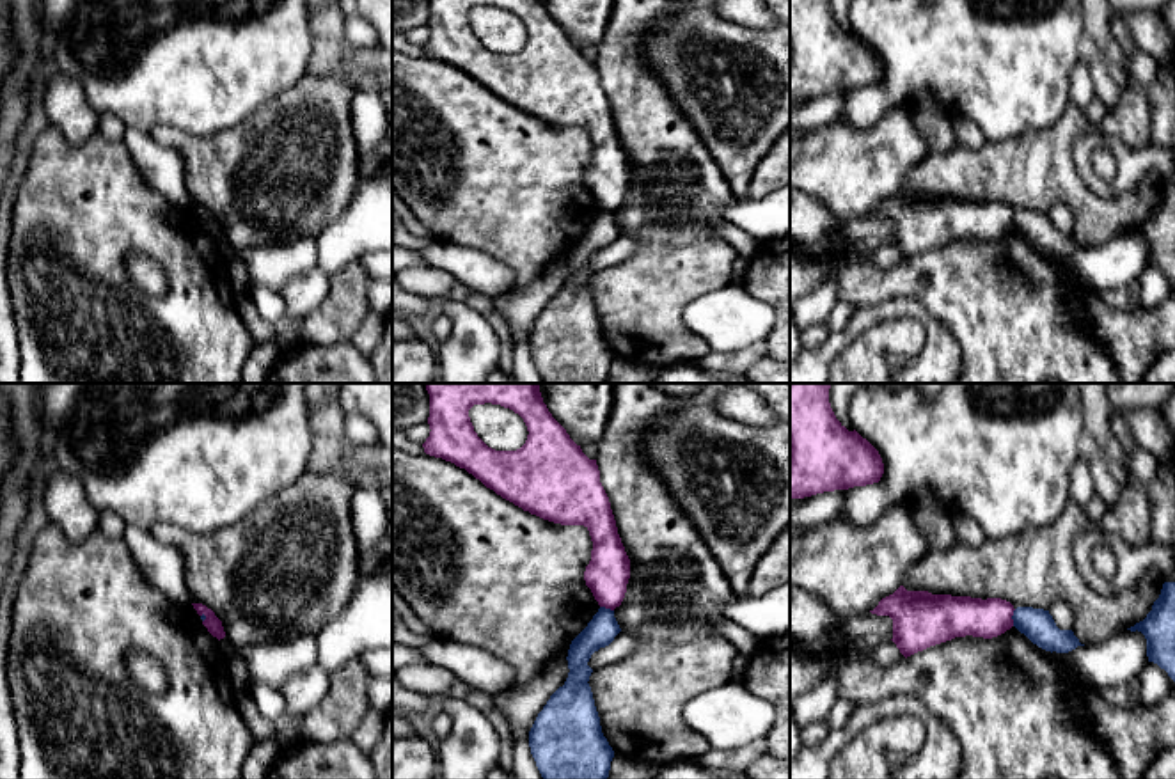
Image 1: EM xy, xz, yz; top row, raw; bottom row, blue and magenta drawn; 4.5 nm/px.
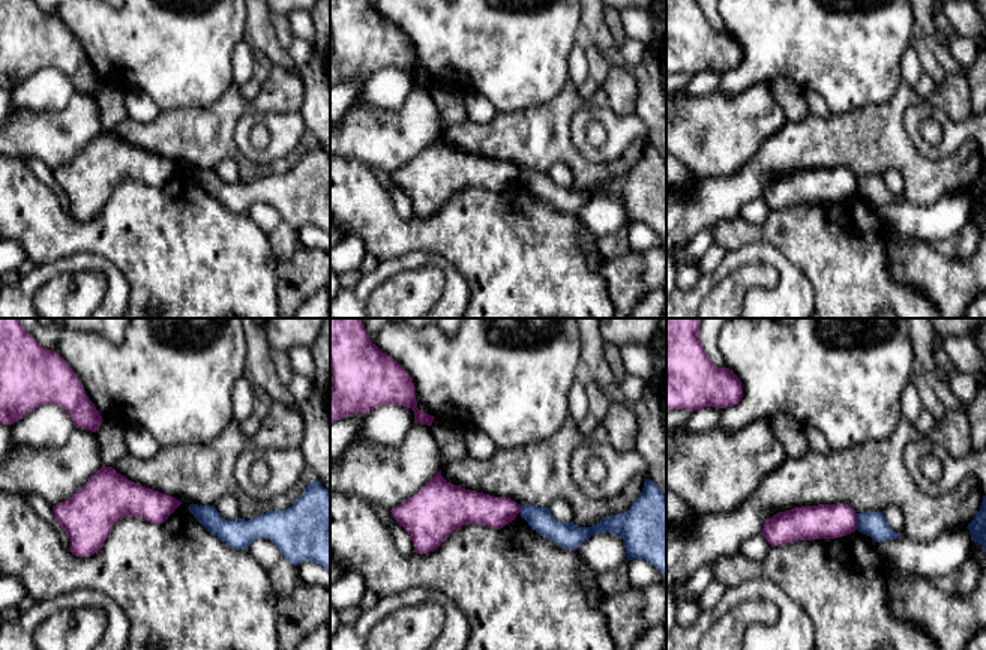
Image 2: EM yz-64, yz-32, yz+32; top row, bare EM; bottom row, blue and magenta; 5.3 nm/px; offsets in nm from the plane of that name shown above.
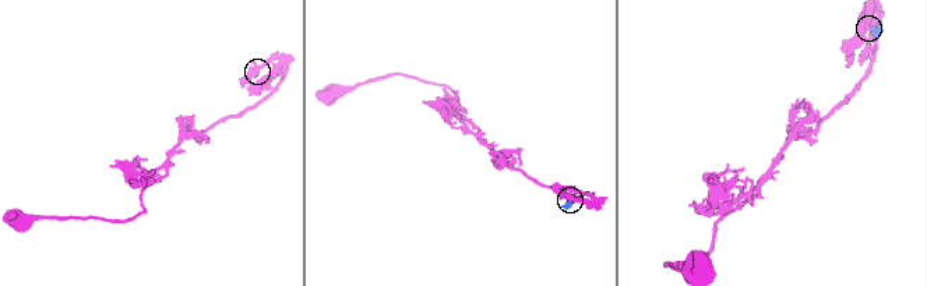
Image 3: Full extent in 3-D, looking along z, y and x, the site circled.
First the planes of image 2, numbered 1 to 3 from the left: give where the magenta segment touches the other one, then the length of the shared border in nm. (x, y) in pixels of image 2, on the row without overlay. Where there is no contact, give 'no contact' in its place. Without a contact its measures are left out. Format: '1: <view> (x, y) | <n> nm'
1: no contact
2: yz-32 (521, 173) | 40 nm
3: yz+32 (857, 185) | 90 nm

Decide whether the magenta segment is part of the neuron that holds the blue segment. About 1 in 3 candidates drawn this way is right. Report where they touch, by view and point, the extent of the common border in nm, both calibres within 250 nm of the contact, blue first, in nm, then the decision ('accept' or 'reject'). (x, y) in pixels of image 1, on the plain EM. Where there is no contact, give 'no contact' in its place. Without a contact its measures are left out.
contact yz (1012, 220); length 80 nm; calibres 150 and 190 nm; reject

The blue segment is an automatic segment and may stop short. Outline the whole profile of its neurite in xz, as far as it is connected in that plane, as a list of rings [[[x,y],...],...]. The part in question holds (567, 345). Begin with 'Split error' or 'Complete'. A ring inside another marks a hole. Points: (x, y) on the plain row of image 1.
Complete. [[[600,209],[588,229],[572,243],[568,252],[568,280],[543,312],[538,316],[531,334],[529,350],[543,383],[607,383],[614,353],[602,335],[600,319],[595,309],[588,268],[591,257],[609,248],[621,234],[614,213]]]

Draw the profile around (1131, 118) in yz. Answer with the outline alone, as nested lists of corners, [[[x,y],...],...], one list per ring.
[[[1131,85],[1122,89],[1120,99],[1113,108],[1108,108],[1100,131],[1104,135],[1116,135],[1131,146],[1150,144],[1152,110],[1147,98],[1147,89]]]

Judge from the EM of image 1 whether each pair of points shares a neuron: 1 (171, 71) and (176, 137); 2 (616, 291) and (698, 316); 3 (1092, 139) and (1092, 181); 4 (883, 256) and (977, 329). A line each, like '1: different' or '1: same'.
1: different
2: different
3: same
4: different

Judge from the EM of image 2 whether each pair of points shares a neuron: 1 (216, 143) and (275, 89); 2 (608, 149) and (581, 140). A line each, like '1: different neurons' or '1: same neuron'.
1: same neuron
2: same neuron

